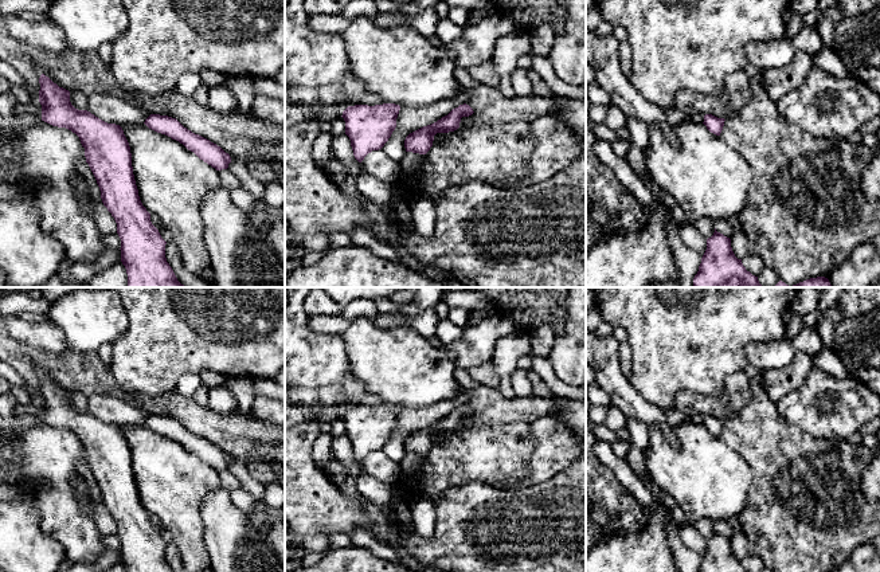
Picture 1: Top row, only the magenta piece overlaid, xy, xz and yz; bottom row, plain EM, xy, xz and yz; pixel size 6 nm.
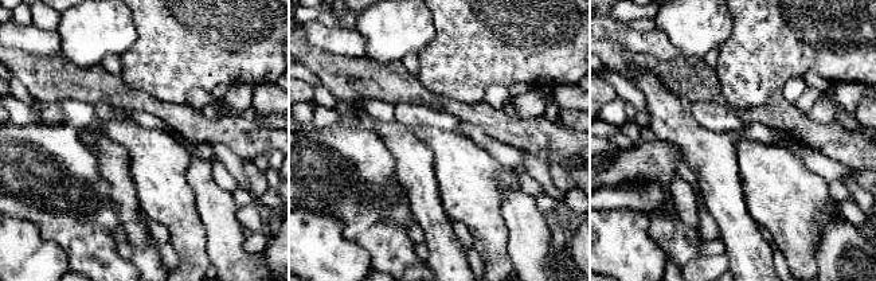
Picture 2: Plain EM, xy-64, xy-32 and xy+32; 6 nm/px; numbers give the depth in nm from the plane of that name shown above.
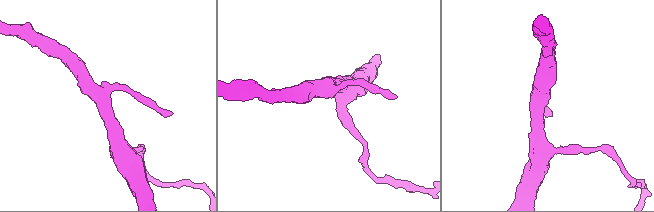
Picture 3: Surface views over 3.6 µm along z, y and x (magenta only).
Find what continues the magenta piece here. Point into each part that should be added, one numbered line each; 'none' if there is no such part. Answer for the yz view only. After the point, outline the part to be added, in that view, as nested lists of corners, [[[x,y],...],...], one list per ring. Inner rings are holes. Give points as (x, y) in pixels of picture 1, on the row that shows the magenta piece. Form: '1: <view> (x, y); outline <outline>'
none

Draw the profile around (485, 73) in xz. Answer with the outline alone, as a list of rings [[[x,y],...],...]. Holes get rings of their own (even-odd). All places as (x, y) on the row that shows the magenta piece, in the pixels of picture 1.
[[[492,59],[472,66],[470,68],[468,68],[468,73],[480,85],[489,86],[493,89],[498,87],[498,74]]]

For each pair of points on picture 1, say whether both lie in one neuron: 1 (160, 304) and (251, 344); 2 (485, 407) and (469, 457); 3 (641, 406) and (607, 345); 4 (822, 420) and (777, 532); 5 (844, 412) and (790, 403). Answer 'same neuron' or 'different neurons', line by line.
1: same neuron
2: different neurons
3: same neuron
4: different neurons
5: same neuron

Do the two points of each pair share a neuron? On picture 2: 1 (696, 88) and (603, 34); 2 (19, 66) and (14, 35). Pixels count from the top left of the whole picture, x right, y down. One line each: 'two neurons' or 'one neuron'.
1: one neuron
2: two neurons

